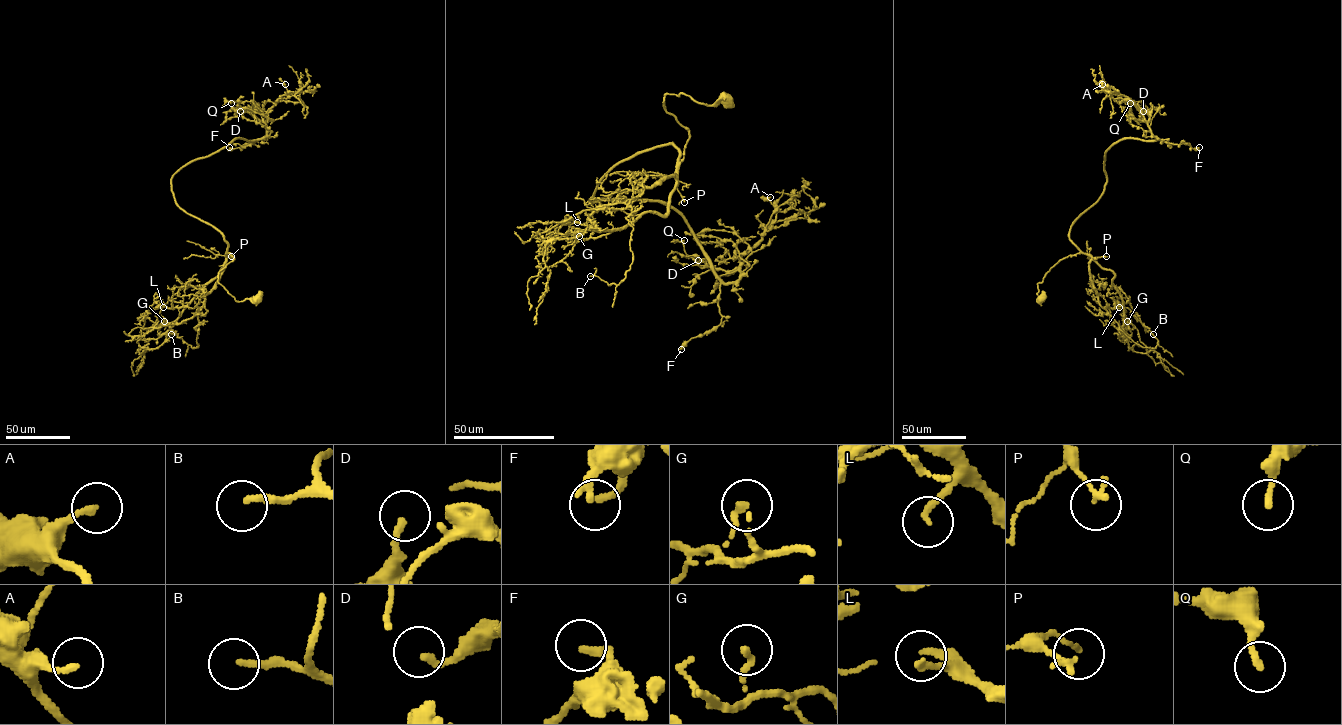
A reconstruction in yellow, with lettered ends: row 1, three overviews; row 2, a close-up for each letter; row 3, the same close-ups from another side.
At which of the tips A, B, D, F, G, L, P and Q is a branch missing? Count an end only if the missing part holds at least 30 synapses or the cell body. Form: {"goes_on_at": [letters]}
{"goes_on_at": ["L"]}

